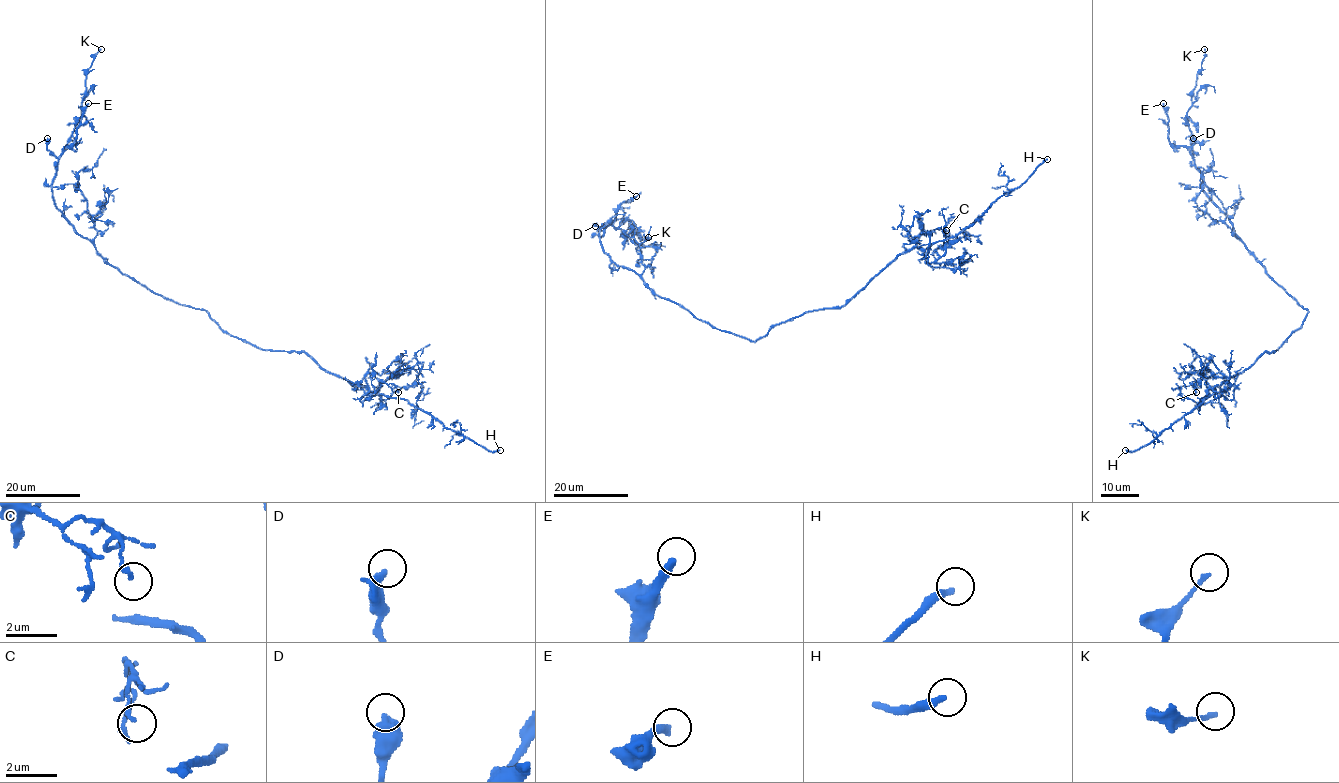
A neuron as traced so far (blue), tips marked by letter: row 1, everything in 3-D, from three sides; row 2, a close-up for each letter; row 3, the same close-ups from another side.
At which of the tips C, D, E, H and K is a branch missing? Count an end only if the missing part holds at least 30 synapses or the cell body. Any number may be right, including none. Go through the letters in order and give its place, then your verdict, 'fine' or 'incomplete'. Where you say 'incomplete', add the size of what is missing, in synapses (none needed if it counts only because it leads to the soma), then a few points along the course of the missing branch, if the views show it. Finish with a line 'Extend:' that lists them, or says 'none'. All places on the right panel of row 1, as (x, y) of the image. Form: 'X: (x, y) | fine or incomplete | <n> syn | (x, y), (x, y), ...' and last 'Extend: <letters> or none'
C: (1196, 392) | fine
D: (1193, 138) | fine
E: (1163, 103) | incomplete | 80 syn | (1163, 103), (1158, 71), (1169, 48), (1163, 35)
H: (1125, 450) | incomplete | (1125, 450), (1118, 461), (1120, 467), (1113, 465)
K: (1204, 49) | fine
Extend: E, H

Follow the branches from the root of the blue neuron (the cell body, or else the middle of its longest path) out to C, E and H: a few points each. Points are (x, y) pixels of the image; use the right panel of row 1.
C: (1307, 310), (1300, 327), (1275, 351), (1264, 352), (1221, 385), (1211, 387), (1203, 374), (1195, 383), (1196, 392)
E: (1307, 310), (1267, 273), (1237, 237), (1230, 219), (1202, 188), (1202, 173), (1193, 154), (1168, 139), (1163, 103)
H: (1307, 310), (1300, 327), (1275, 351), (1264, 352), (1217, 385), (1215, 393), (1149, 443), (1125, 450)

